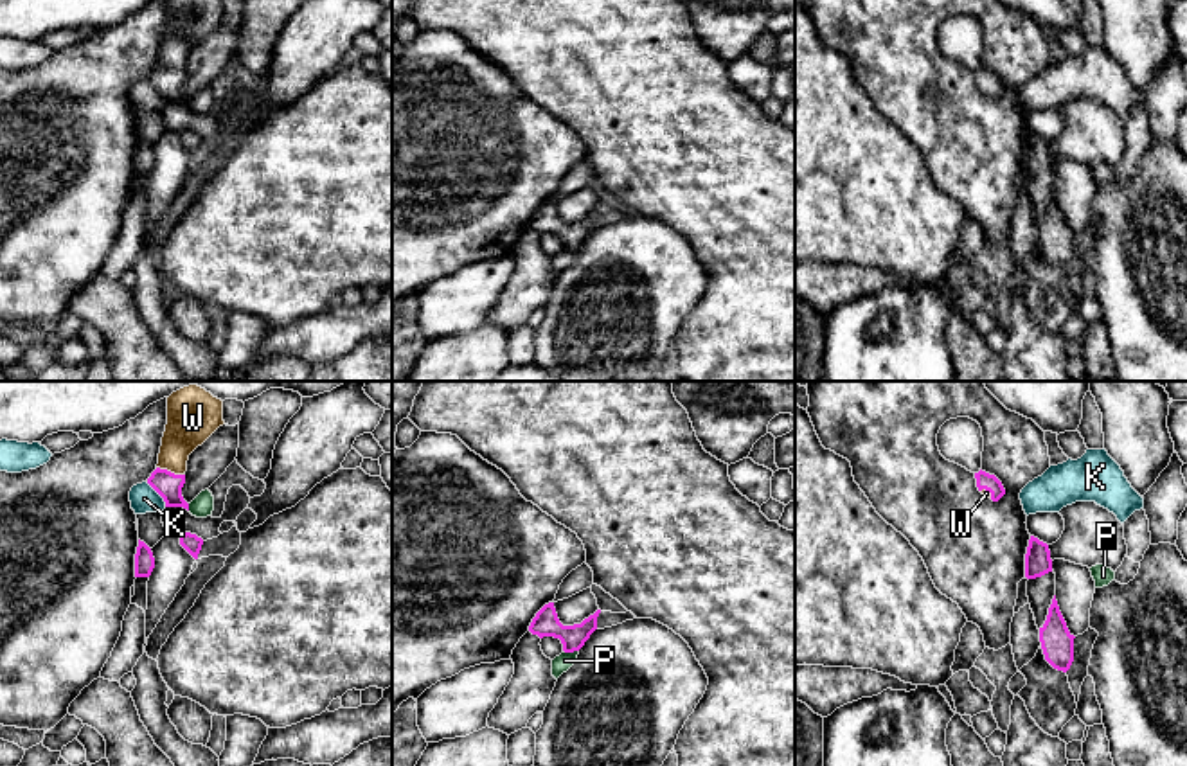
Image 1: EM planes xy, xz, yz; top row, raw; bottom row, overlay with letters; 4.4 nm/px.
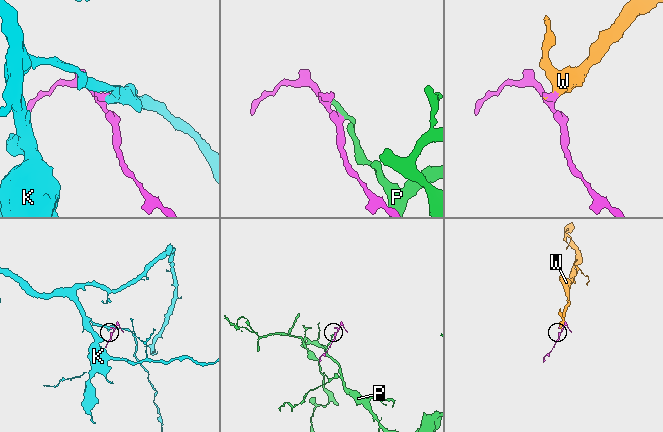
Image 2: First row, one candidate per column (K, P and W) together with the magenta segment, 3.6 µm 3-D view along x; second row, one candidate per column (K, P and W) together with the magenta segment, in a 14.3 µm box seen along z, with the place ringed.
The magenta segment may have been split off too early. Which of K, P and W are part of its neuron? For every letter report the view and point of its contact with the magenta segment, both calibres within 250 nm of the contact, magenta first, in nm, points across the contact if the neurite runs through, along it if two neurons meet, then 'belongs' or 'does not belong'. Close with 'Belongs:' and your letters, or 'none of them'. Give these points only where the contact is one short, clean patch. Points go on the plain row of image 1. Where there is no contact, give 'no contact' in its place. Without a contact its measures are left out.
K: xy (159, 90) | 120/120 nm | along xy (146, 80), (166, 103) | does not belong
P: xz (571, 249) | 120/80 nm | does not belong
W: xy (169, 69) | 120/200 nm | across xy (168, 81), (169, 69), (175, 45), (189, 22) | belongs
Belongs: W

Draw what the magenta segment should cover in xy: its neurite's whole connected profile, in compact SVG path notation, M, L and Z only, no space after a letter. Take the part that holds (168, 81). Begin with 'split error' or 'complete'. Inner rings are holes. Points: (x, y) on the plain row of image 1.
split error; M167 0L158 61L147 76L147 81L164 95L165 104L189 108L182 94L189 52L223 22L223 0Z

